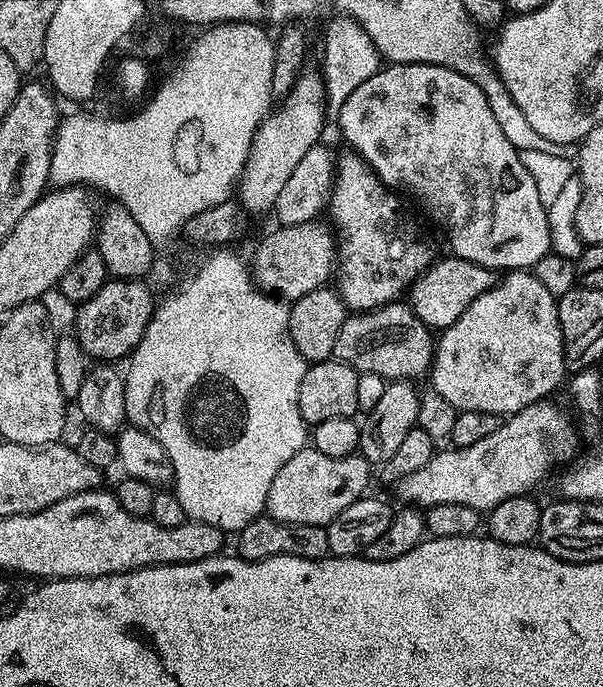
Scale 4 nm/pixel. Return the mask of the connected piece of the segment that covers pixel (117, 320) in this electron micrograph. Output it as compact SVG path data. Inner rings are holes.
M143 279L104 281L102 290L94 294L85 304L79 305L74 335L80 341L85 356L96 362L123 361L138 346L144 337L146 326L152 320L154 299ZM124 356L124 357L123 357ZM96 359L96 360L95 360Z

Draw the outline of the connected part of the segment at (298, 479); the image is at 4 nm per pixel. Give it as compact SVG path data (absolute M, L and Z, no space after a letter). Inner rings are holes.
M306 446L270 482L270 494L266 498L267 515L287 524L328 525L346 506L361 499L369 491L368 471L370 465L357 454L346 458L330 458L316 448Z

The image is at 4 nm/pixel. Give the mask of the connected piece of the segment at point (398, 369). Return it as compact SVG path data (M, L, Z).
M404 302L381 304L368 312L352 312L345 315L342 330L334 342L333 357L349 364L355 372L378 374L385 382L394 380L419 381L419 376L427 377L432 370L434 332L427 328L414 314L414 310Z

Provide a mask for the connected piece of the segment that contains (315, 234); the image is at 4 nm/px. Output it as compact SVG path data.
M311 220L305 224L286 224L276 226L272 233L256 248L256 261L251 261L250 271L253 281L263 291L285 301L291 302L310 294L310 290L325 287L333 279L334 269L338 264L338 249L333 229L327 223L320 224Z

